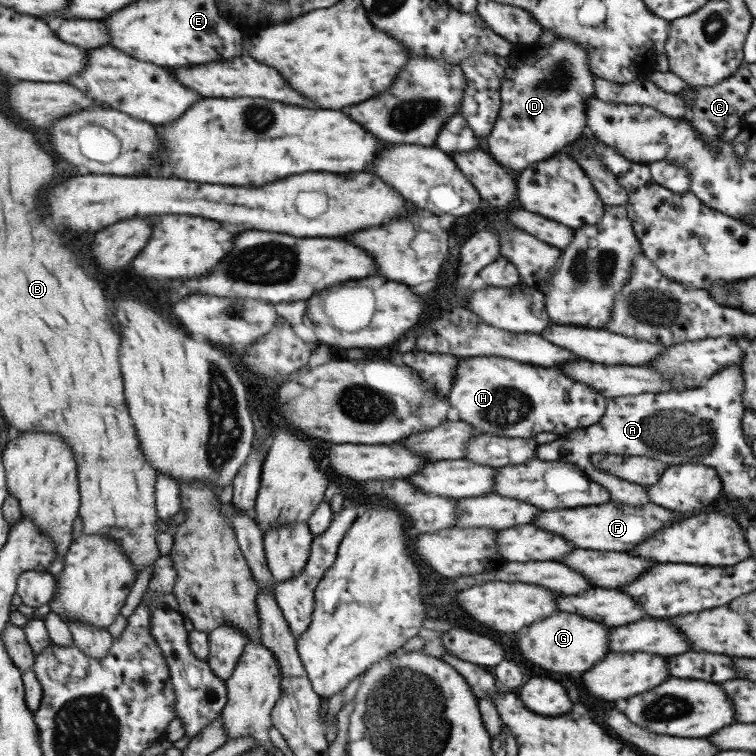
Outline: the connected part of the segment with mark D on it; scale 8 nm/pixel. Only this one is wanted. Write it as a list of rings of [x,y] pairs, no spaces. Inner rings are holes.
[[[558,38],[553,44],[541,46],[533,44],[531,46],[525,44],[515,44],[514,52],[508,58],[509,65],[506,67],[505,80],[502,86],[502,109],[500,110],[499,118],[495,123],[495,127],[491,135],[487,137],[489,154],[494,156],[495,161],[499,162],[507,170],[523,170],[525,171],[529,166],[542,161],[547,161],[549,158],[554,157],[558,153],[566,152],[573,142],[581,138],[589,128],[589,104],[590,98],[595,97],[597,94],[595,81],[597,78],[594,76],[593,71],[590,70],[590,54],[578,42],[569,42],[565,38]]]

